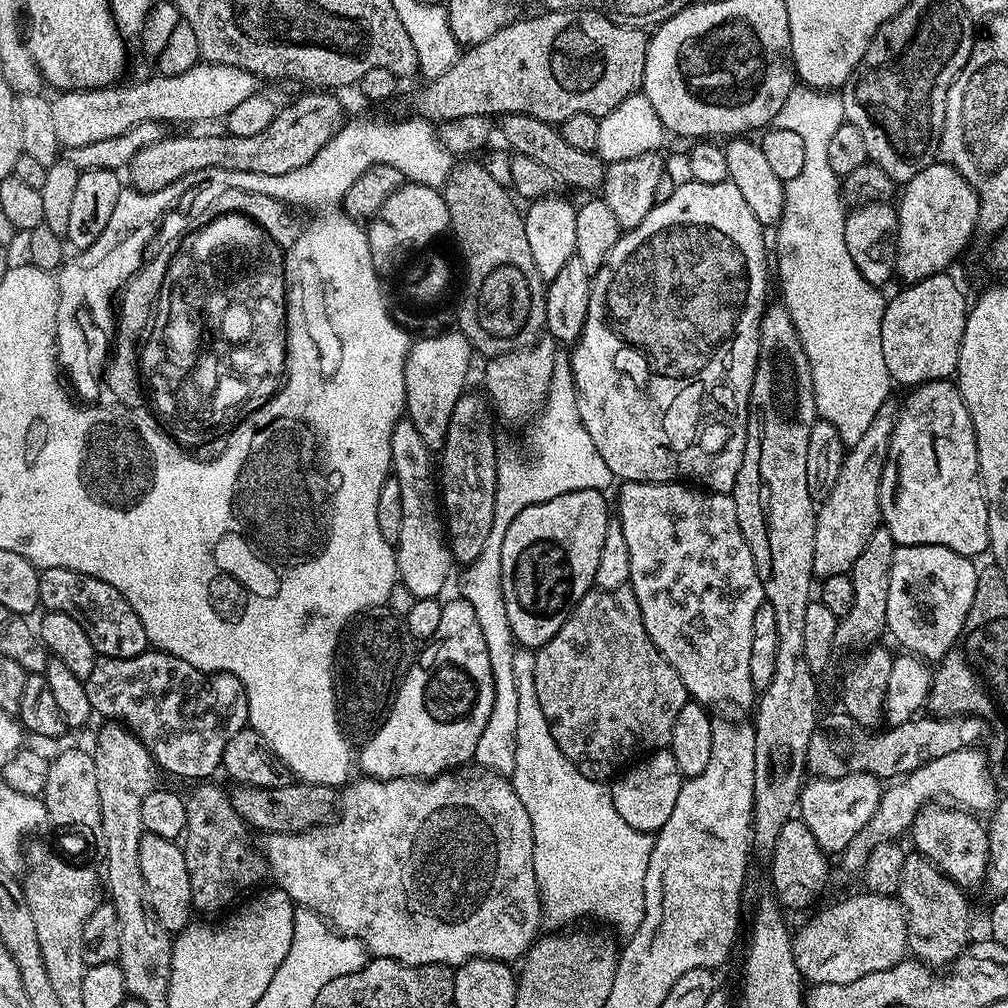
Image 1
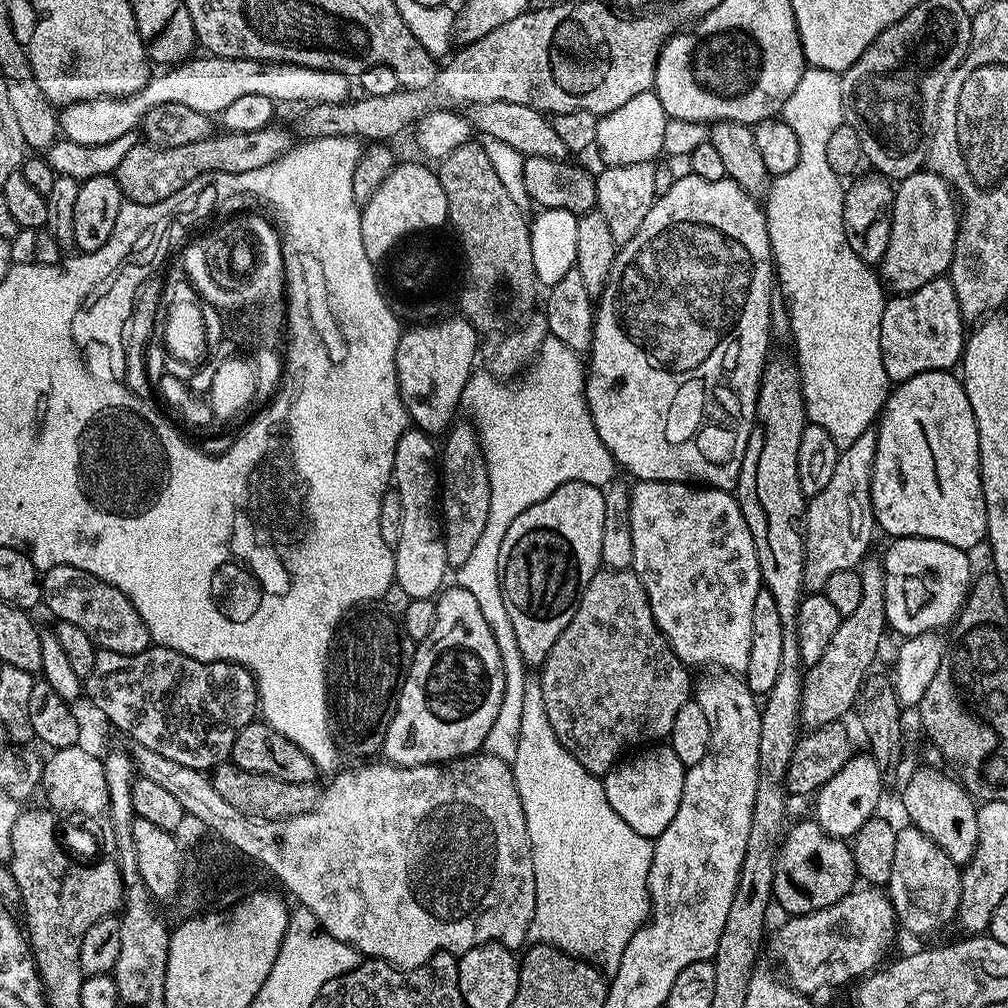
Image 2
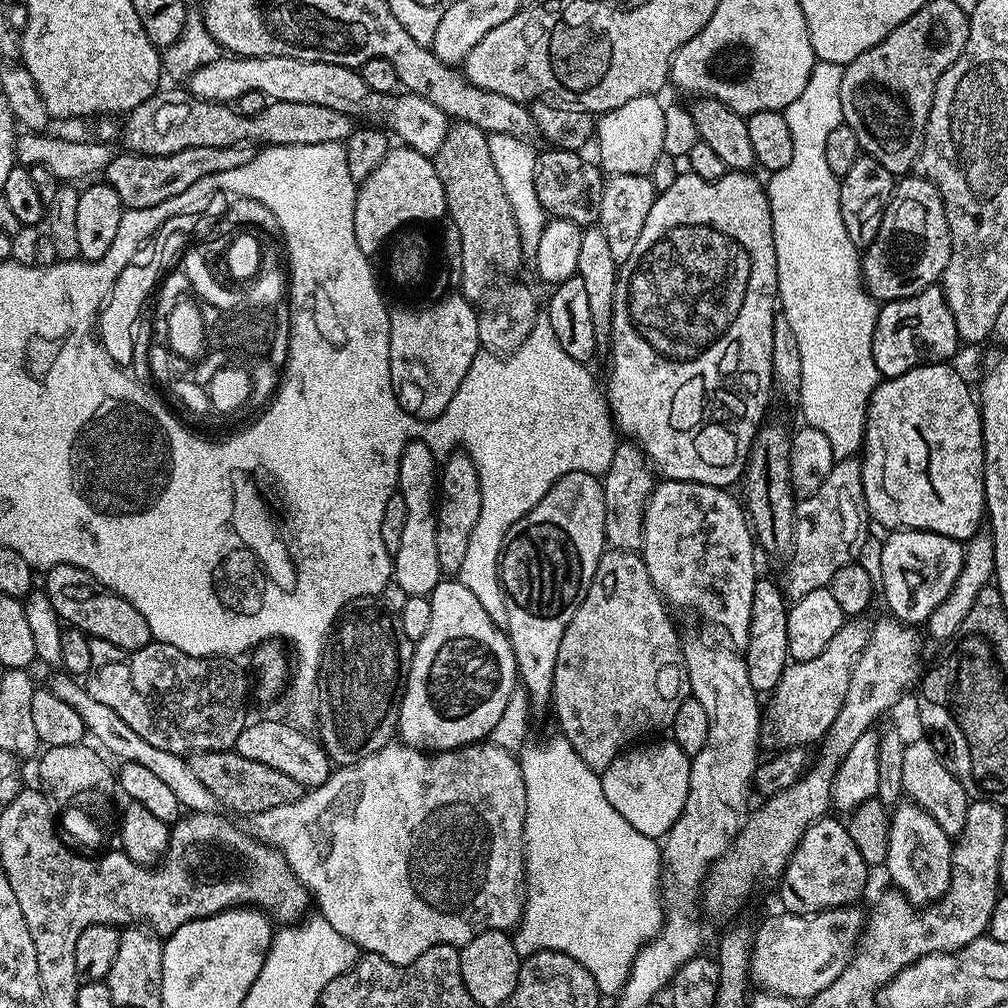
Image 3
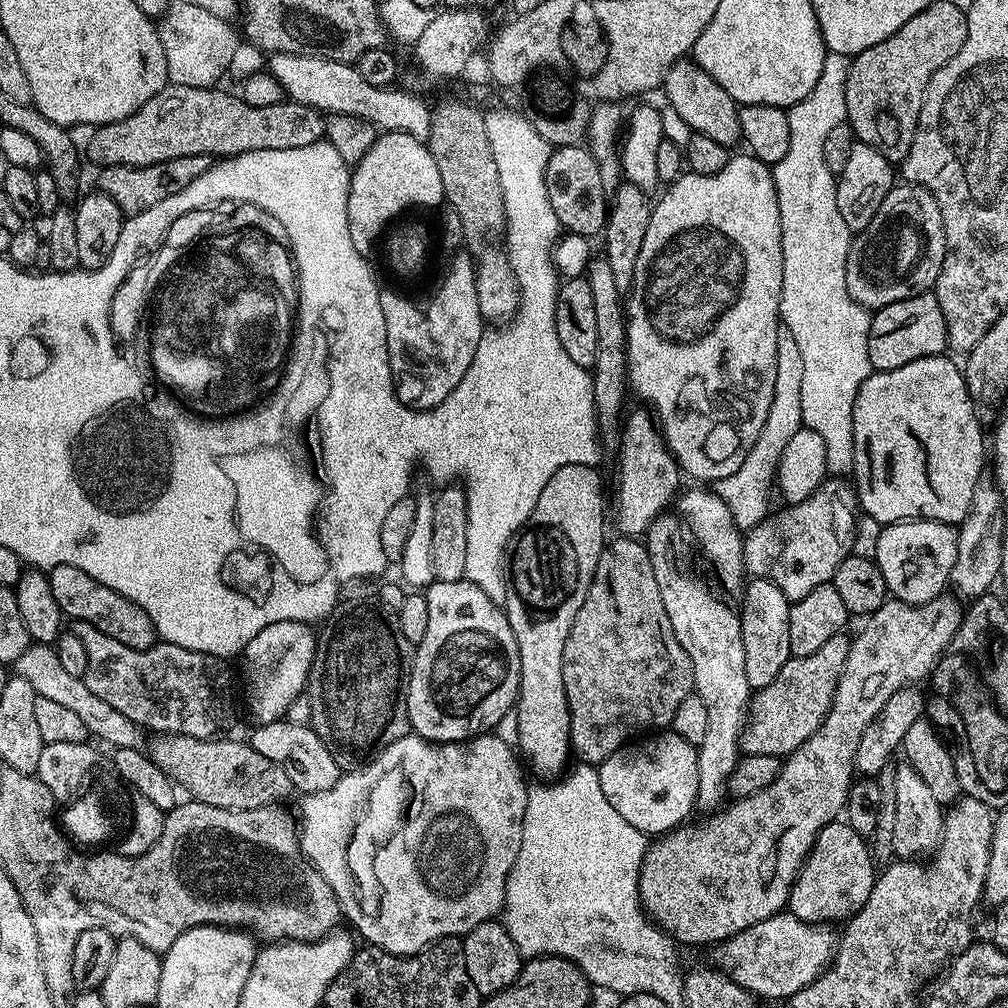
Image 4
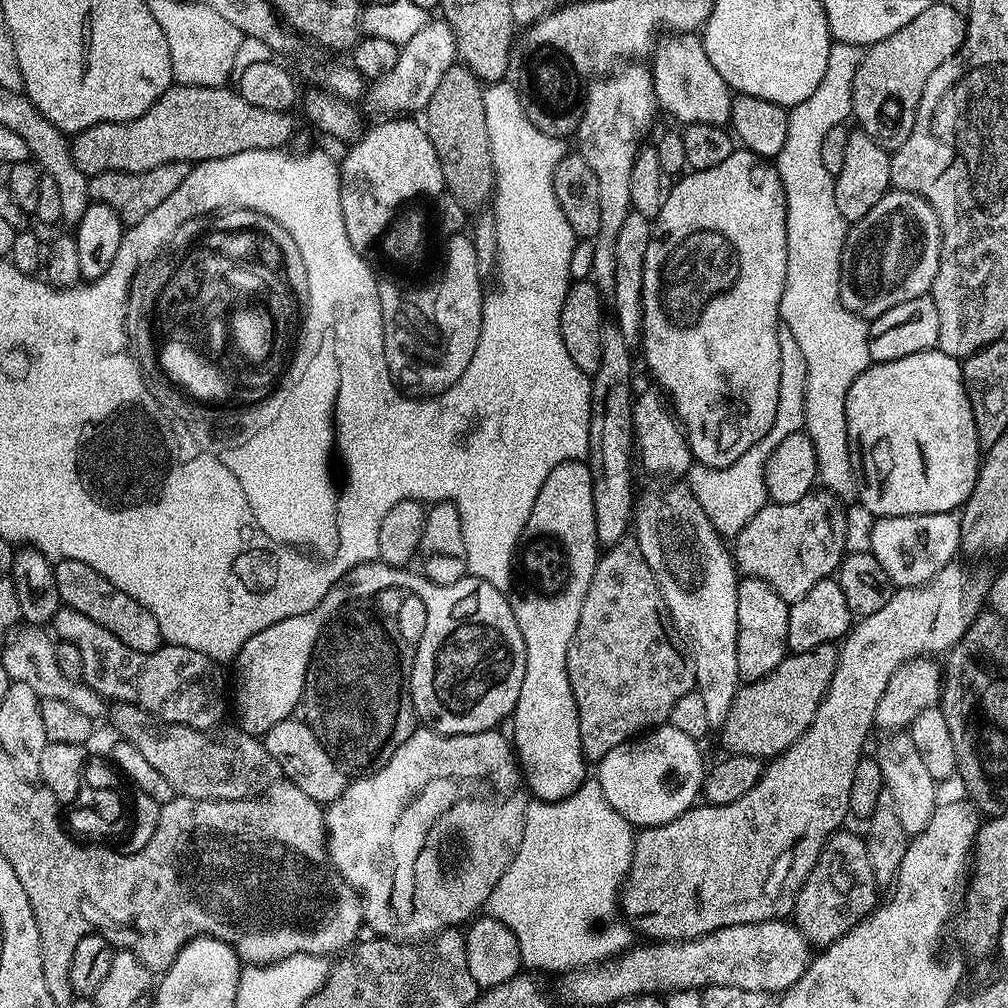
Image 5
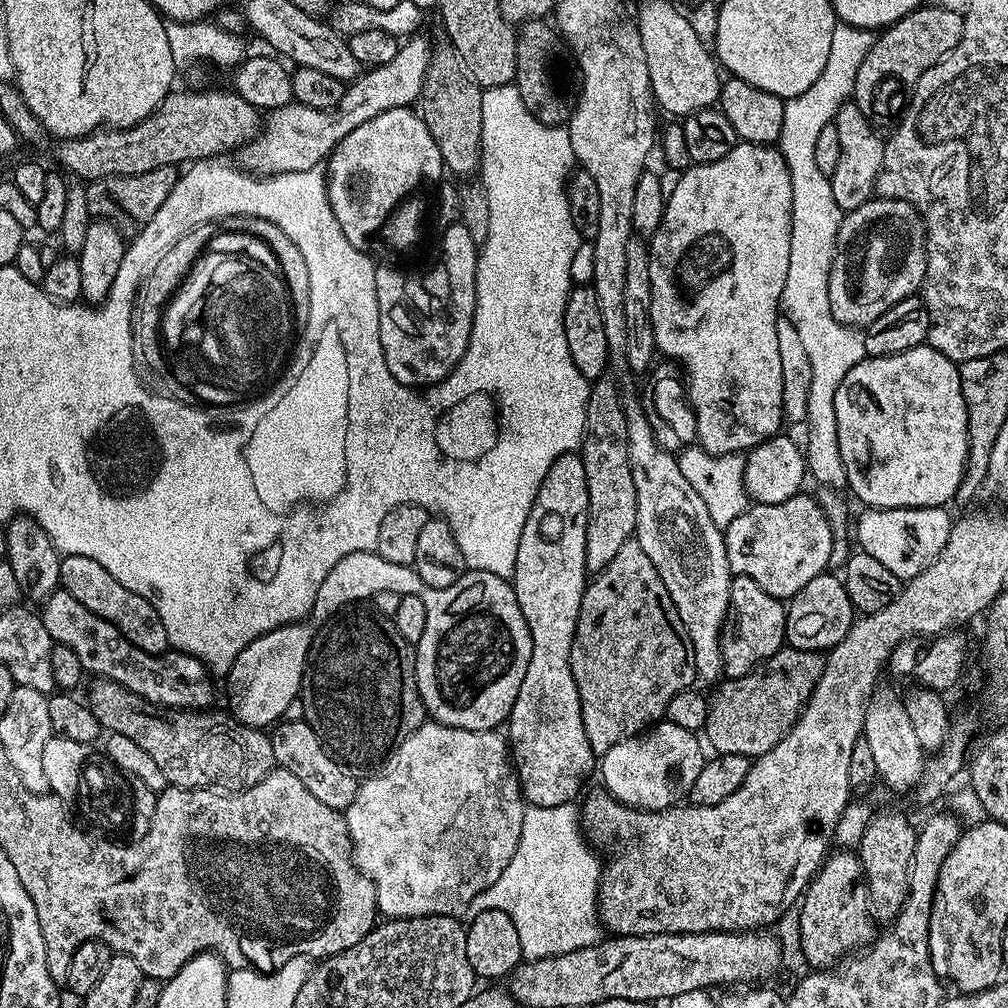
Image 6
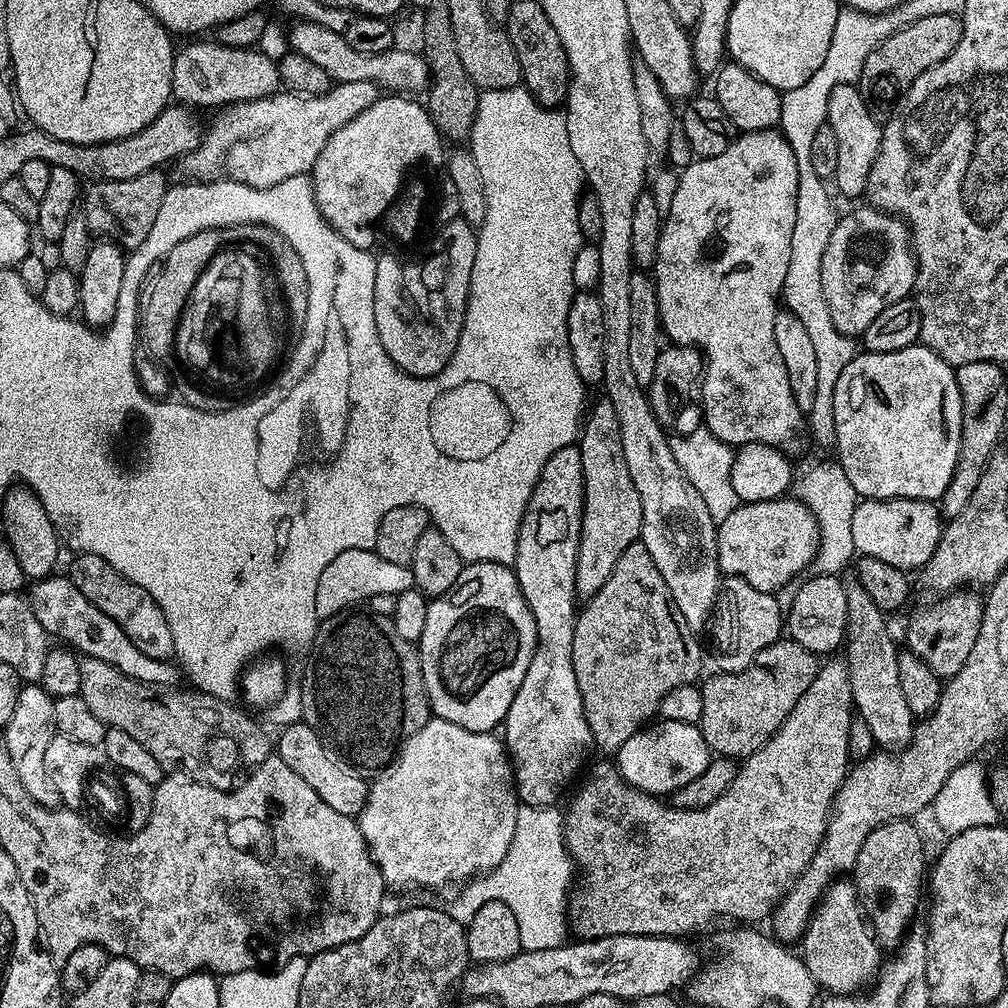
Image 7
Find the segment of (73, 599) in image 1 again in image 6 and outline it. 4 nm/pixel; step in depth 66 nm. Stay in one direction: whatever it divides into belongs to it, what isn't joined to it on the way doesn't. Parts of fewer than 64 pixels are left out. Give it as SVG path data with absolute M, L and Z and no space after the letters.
M74 554L63 557L60 566L59 587L74 594L74 598L78 598L78 602L82 602L86 610L94 610L98 618L106 618L106 622L114 625L130 643L138 646L138 650L146 650L146 654L159 656L169 651L170 645L166 638L166 630L162 627L162 618L158 618L158 610L154 610L154 606L150 606L150 602L142 598L142 594L126 590L126 586L122 586L122 582L118 582L118 578L109 574L99 562L94 562L94 558Z

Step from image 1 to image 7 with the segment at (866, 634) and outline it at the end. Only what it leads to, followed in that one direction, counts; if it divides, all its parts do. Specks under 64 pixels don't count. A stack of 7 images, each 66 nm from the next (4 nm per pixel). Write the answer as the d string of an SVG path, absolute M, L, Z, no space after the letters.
M790 638L774 641L741 672L717 671L699 685L702 718L698 725L709 749L720 758L754 754L786 722L790 710L806 694L818 671L817 653L798 646Z

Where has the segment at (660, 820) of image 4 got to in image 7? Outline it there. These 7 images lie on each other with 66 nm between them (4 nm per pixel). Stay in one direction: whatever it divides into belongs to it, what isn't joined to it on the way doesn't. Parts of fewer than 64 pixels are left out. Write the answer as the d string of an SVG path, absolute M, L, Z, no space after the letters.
M661 719L659 723L653 723L626 738L620 751L615 753L614 763L620 769L620 777L627 784L648 792L651 796L664 798L670 792L668 784L679 786L694 782L694 778L698 778L706 770L710 749L697 725L665 719Z

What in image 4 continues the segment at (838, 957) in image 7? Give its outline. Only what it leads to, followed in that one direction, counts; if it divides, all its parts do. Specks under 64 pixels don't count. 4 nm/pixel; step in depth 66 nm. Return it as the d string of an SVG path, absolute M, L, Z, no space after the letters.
M843 819L832 820L816 835L814 846L808 857L804 859L800 873L796 875L788 895L787 911L797 916L802 922L811 924L832 926L835 925L835 920L840 920L839 922L851 920L854 914L858 914L858 910L862 910L862 906L866 906L866 898L870 898L870 890L876 885L878 868L875 866L877 867L873 853L870 851L869 841L860 836L858 830L854 830L854 826L850 826Z

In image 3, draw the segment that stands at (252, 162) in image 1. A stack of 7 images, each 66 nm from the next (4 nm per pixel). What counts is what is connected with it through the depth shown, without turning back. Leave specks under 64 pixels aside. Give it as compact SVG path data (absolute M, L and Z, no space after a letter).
M243 144L234 146L194 146L190 150L178 150L178 154L166 154L165 156L143 156L137 152L120 150L112 157L112 161L104 168L103 179L112 187L114 194L123 202L125 209L145 208L146 206L158 206L158 202L166 202L175 196L181 196L190 186L200 178L207 175L219 174L226 170L237 169L246 162L250 162L254 155L251 147Z

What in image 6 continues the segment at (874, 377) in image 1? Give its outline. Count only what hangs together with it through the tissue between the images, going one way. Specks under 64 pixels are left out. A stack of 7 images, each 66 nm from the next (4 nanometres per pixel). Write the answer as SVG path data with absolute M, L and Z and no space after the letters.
M837 23L834 30L834 38L830 41L830 55L826 57L826 66L822 66L822 74L818 74L818 79L814 81L814 86L810 86L810 90L806 90L802 94L798 94L794 98L784 101L784 117L782 118L782 134L778 141L778 147L782 158L786 162L786 170L790 170L790 190L792 191L792 229L790 230L790 270L786 270L786 286L782 286L782 298L780 306L782 314L790 322L794 322L794 330L798 330L800 341L804 343L806 355L810 358L810 370L814 374L810 381L810 407L806 410L806 429L808 428L808 444L804 448L804 461L808 464L808 476L816 479L818 483L824 484L828 490L844 490L848 488L848 479L846 478L846 466L842 466L842 450L838 450L838 417L834 412L834 394L838 394L838 386L842 386L842 378L846 378L846 374L850 374L850 370L854 370L854 366L858 366L860 360L865 359L864 350L864 332L861 329L851 327L849 325L838 322L838 318L834 318L834 314L830 310L830 266L834 262L834 254L836 253L836 235L840 229L840 223L844 221L845 213L841 212L838 202L834 202L834 190L832 189L832 181L826 175L822 174L822 170L818 170L818 165L814 159L814 150L816 148L817 139L822 130L822 126L833 123L835 121L838 110L843 104L852 100L852 91L854 90L854 78L858 78L858 69L861 68L862 62L866 59L866 54L870 50L873 33L867 28L855 28L849 24Z

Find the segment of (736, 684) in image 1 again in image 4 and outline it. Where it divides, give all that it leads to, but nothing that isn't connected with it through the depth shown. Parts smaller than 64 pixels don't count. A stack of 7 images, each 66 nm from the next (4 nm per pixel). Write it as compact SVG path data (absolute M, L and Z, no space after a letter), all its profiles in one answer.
M692 486L692 487L696 487L696 488L690 489L689 492L681 491L679 493L678 499L675 501L675 504L674 504L674 508L675 508L675 506L677 508L677 510L675 509L675 511L678 513L679 519L682 521L683 527L685 529L687 529L687 531L690 533L690 536L691 536L690 531L692 531L693 537L691 536L691 539L694 541L694 544L695 544L694 539L696 539L696 544L698 547L701 548L702 551L704 551L705 558L708 560L712 560L712 568L714 571L716 571L716 576L718 579L720 579L721 586L724 587L725 590L728 592L736 592L736 594L743 593L744 586L746 583L746 569L744 566L744 536L742 535L740 529L736 527L736 523L734 522L734 518L730 518L730 510L726 510L726 502L722 502L722 498L718 498L716 496L715 491L708 490L708 492L703 492L703 490L700 489L703 487L700 487L700 486Z

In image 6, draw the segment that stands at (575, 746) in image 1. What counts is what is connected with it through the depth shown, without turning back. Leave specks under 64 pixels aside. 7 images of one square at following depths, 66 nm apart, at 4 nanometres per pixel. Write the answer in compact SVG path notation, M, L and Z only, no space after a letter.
M635 538L622 542L618 554L614 554L613 560L601 572L595 573L589 579L584 589L582 606L578 610L578 626L574 630L574 642L570 650L570 670L574 674L574 686L578 686L578 698L582 706L582 726L586 730L586 738L590 738L590 750L598 758L604 756L606 750L610 750L610 746L618 746L618 742L631 736L638 736L653 724L663 721L670 706L670 698L674 698L674 694L682 694L682 690L691 688L697 683L694 646L690 646L690 634L686 634L686 626L682 626L682 618L678 618L678 610L670 598L670 590L666 590L662 578L658 578L654 562L650 562L646 550L642 550L642 546Z

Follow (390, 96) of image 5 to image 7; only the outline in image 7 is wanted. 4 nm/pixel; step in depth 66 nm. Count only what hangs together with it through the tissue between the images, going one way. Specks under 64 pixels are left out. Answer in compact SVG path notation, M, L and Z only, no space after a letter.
M342 82L333 83L332 89L320 96L301 96L299 92L279 90L272 96L229 104L213 122L212 129L209 132L207 129L201 135L200 145L183 157L182 163L192 178L241 180L246 186L255 188L278 186L278 182L286 182L286 178L311 173L314 162L328 139L377 98L378 85L374 82Z

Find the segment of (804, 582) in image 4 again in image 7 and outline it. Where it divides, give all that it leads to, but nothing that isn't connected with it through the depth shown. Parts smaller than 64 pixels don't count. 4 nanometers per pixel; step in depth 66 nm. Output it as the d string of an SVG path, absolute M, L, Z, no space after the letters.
M795 498L753 504L740 502L727 518L719 521L716 545L720 571L724 576L737 576L750 582L754 590L776 594L803 568L811 565L820 545L820 527L815 514Z

